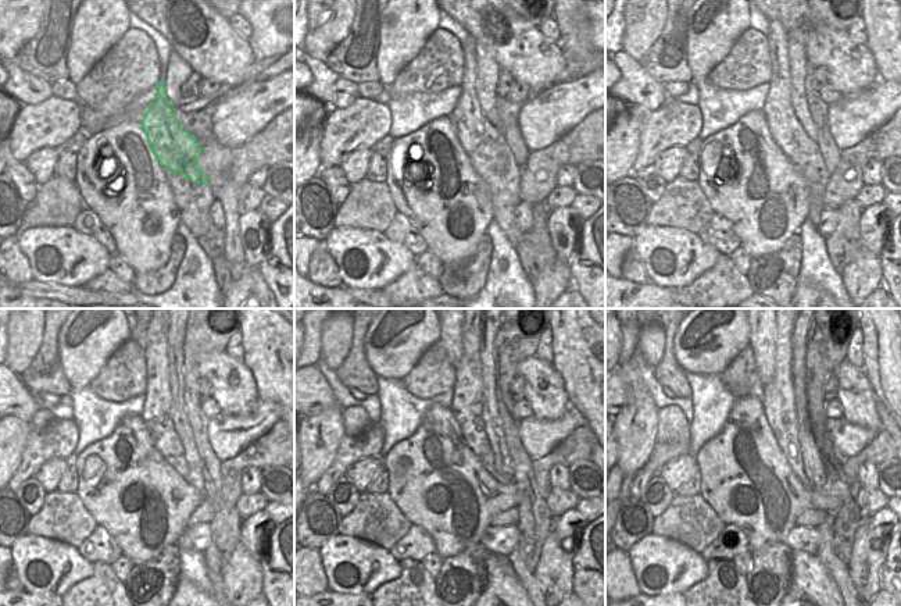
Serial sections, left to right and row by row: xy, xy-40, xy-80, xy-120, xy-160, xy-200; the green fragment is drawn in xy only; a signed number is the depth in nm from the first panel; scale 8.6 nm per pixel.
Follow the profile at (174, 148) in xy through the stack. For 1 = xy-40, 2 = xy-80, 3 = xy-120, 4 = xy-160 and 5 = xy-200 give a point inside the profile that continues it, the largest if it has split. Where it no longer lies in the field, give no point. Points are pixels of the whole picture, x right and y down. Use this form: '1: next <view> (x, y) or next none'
1: next xy-40 (486, 148)
2: next xy-80 (787, 132)
3: next xy-120 (153, 337)
4: next xy-160 (460, 337)
5: next xy-200 (771, 337)

